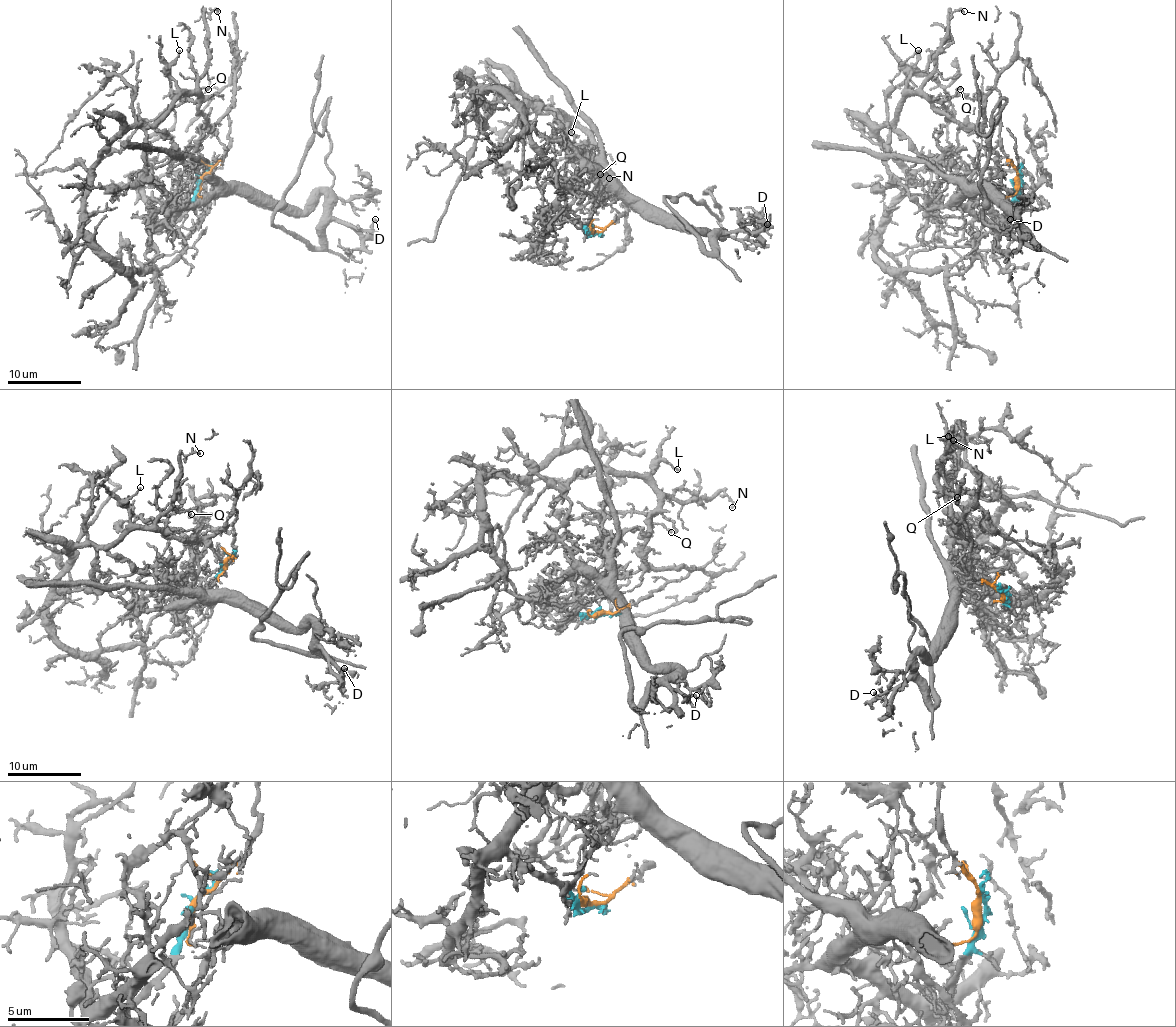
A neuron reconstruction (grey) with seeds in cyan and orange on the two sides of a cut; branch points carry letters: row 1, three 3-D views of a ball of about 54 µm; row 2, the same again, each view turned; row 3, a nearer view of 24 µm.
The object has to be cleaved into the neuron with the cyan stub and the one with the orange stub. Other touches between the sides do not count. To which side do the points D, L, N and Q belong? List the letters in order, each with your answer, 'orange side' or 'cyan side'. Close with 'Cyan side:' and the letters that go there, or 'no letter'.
D: cyan side
L: orange side
N: orange side
Q: orange side
Cyan side: D

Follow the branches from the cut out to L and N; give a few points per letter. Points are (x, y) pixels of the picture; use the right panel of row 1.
L: (1019, 178), (1000, 143), (996, 89), (978, 124), (954, 123), (906, 88), (904, 65), (917, 51)
N: (1019, 178), (1000, 143), (996, 89), (985, 117), (972, 124), (943, 115), (923, 89), (950, 15), (963, 12)

